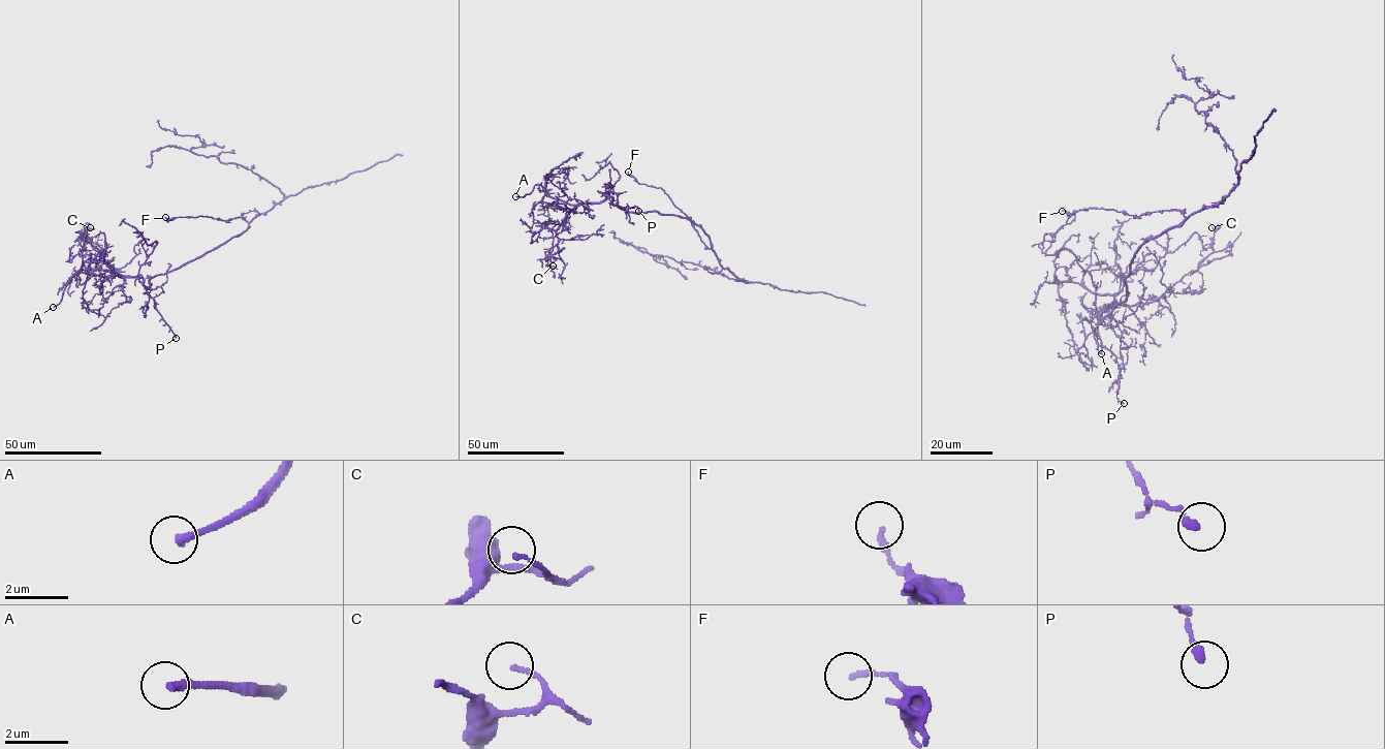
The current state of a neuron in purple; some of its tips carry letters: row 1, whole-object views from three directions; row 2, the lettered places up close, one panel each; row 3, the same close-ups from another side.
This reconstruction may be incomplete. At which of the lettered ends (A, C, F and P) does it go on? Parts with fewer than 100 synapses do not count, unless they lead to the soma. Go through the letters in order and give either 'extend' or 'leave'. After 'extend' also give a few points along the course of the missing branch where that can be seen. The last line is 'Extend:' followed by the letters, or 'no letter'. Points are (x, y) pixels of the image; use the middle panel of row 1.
A: leave
C: leave
F: leave
P: leave
Extend: no letter

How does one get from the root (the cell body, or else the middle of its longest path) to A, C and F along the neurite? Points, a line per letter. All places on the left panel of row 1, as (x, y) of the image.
A: (235, 236), (179, 267), (156, 275), (149, 286), (140, 277), (80, 268), (67, 283), (60, 302), (53, 307)
C: (235, 236), (156, 275), (146, 286), (140, 277), (103, 277), (93, 272), (96, 267), (84, 266), (90, 227)
F: (235, 236), (248, 228), (249, 223), (243, 217), (227, 221), (208, 216), (165, 217)

